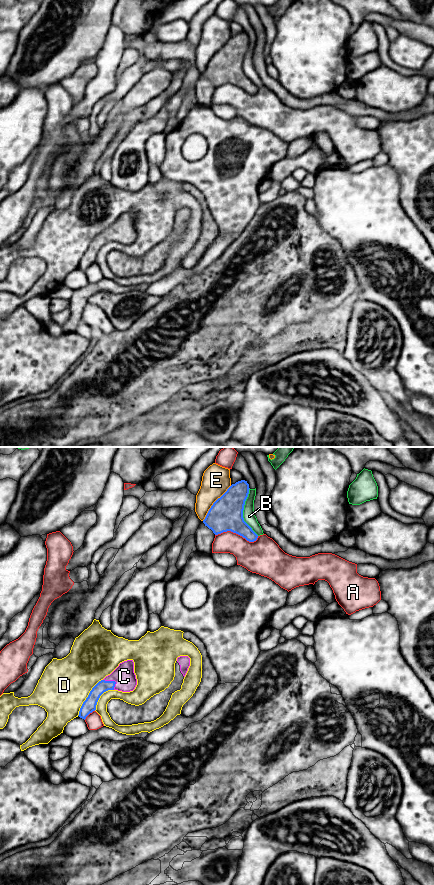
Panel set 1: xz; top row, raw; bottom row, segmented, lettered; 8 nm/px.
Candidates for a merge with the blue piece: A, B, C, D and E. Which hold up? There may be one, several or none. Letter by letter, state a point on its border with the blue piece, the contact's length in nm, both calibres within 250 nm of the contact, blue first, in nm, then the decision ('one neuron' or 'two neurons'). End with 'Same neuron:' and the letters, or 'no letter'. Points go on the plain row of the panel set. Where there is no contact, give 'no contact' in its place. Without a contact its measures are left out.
A: contact xz (237, 85); length 360 nm; calibres 280 and 260 nm; two neurons
B: contact xz (242, 64); length 400 nm; calibres 280 and 100 nm; two neurons
C: contact xz (113, 233); length 130 nm; calibres 100 and 170 nm; one neuron
D: contact xz (87, 249); length 360 nm; calibres 110 and 400 nm; two neurons
E: contact xz (213, 55); length 380 nm; calibres 280 and 220 nm; two neurons
Same neuron: C

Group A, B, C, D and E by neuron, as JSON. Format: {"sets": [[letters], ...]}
{"sets": [["A"], ["B"], ["C"], ["D"], ["E"]]}

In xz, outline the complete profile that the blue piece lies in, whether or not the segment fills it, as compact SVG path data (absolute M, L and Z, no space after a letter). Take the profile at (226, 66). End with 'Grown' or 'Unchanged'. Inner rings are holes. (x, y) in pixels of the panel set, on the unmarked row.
M241 32L232 36L209 61L203 75L215 87L231 83L249 94L257 92L258 87L244 73L243 62L249 46L249 36Z. Unchanged

